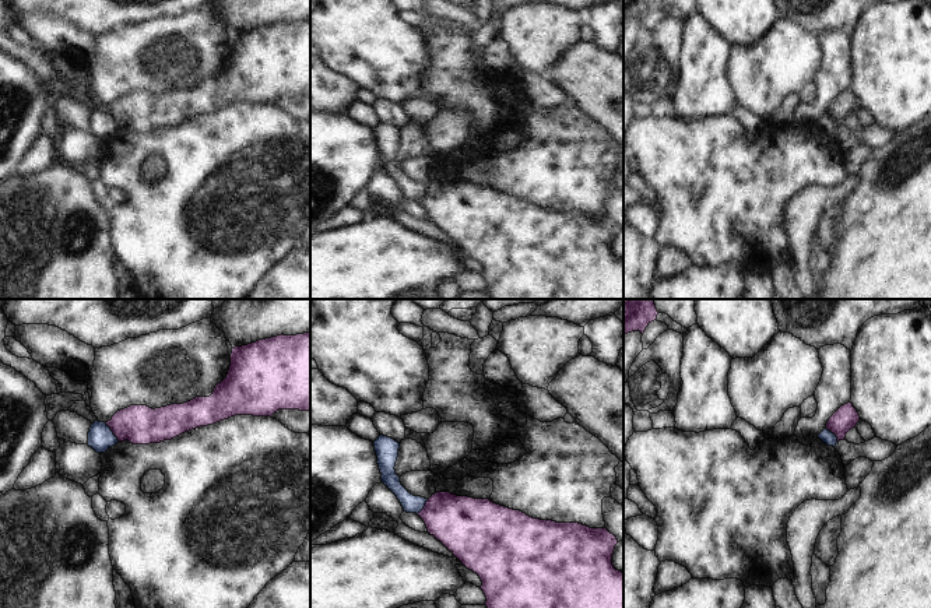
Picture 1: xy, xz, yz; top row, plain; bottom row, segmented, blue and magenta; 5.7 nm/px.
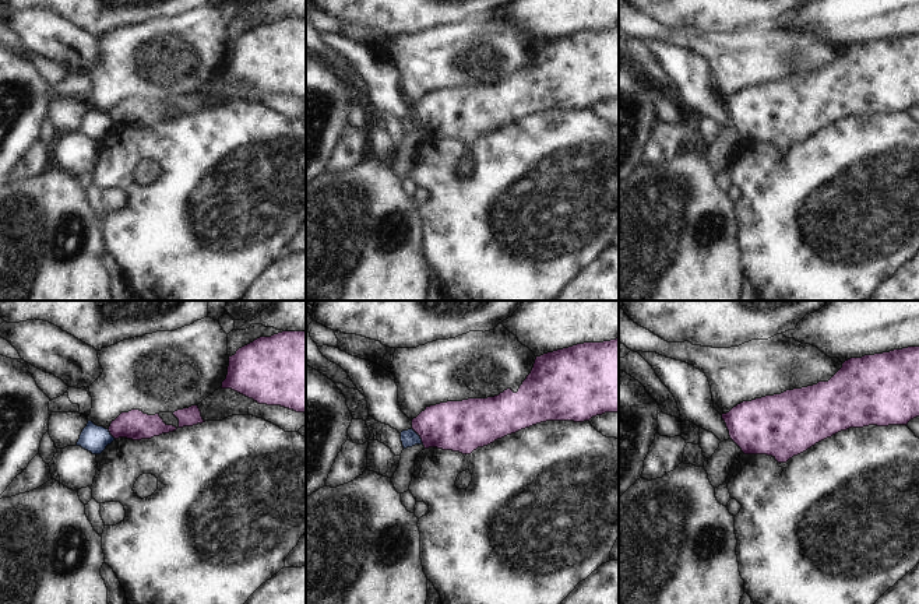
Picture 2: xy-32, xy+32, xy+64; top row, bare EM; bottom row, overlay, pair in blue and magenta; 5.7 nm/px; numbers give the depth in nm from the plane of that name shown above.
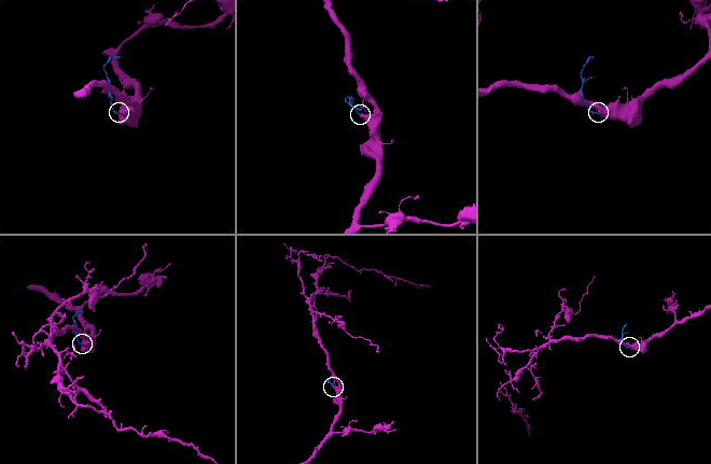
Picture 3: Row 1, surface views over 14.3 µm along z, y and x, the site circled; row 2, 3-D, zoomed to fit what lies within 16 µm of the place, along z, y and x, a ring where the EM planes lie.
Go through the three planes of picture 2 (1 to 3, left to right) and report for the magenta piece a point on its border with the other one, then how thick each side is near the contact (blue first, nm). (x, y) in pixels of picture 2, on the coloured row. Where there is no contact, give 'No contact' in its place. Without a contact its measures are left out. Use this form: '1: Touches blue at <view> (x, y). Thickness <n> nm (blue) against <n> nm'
1: Touches blue at xy-32 (109, 434). Thickness 150 nm (blue) against 170 nm
2: Touches blue at xy+32 (419, 436). Thickness 100 nm (blue) against 280 nm
3: No contact

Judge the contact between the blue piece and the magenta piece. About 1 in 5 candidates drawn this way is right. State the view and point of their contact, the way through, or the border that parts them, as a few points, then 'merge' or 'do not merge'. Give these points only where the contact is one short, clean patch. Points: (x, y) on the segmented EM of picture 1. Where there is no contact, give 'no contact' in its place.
xy (112, 432) | along xy (104, 422), (119, 440) | do not merge

